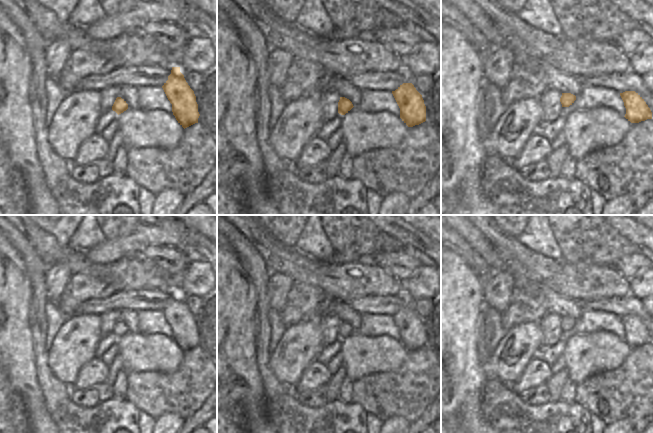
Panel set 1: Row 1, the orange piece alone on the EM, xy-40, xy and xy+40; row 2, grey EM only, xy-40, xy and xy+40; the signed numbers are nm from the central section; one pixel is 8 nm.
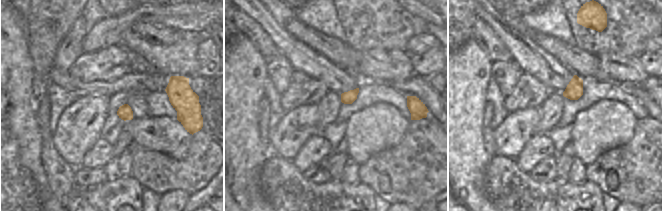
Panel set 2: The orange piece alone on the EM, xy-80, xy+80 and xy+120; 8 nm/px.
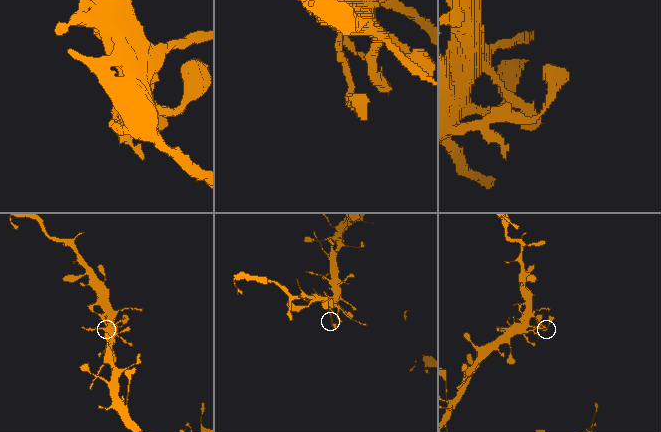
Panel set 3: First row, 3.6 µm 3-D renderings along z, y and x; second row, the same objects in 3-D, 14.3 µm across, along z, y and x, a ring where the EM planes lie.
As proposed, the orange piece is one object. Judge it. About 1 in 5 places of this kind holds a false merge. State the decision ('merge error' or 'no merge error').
no merge error

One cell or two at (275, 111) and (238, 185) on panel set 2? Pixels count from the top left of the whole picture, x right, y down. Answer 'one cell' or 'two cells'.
two cells

